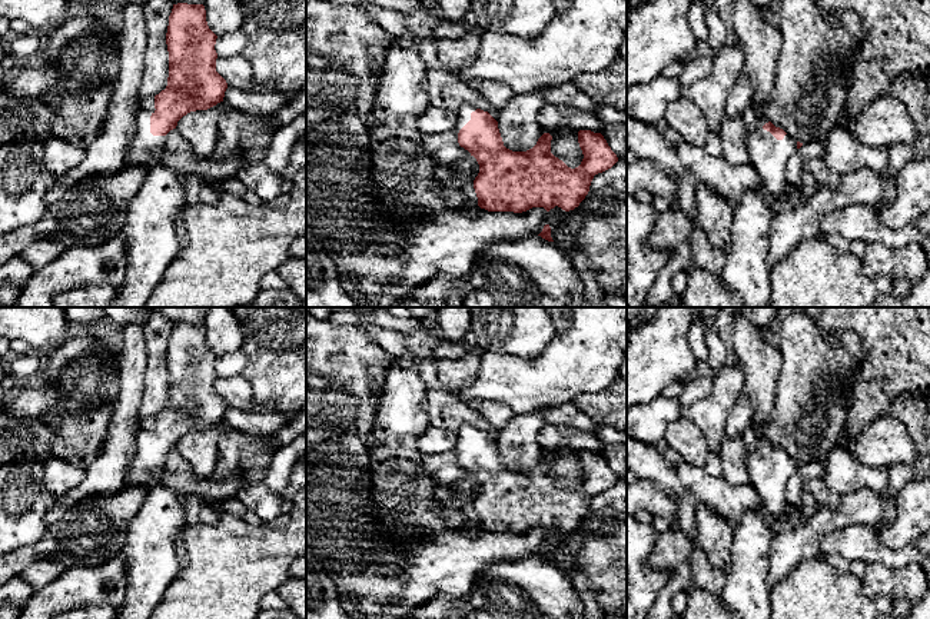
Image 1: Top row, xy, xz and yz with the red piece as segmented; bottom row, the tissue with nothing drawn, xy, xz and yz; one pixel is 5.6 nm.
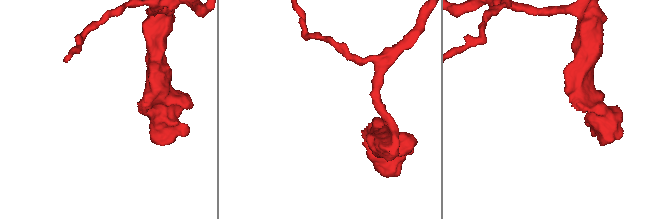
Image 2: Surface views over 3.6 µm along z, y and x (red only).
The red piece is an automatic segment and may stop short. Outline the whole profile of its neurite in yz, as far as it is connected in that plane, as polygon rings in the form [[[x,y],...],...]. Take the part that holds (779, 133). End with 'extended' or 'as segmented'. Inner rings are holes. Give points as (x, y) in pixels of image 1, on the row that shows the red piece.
[[[753,106],[741,113],[741,119],[747,127],[750,164],[757,170],[761,186],[755,190],[747,190],[734,210],[731,246],[725,253],[721,279],[727,289],[741,297],[744,307],[763,307],[771,296],[771,269],[767,266],[770,226],[775,217],[771,204],[784,194],[788,186],[787,162],[803,143],[775,127],[767,117],[760,119]]]; extended

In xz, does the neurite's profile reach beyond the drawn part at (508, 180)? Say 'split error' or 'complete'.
split error

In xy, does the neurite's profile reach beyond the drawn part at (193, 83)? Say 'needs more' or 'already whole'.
needs more

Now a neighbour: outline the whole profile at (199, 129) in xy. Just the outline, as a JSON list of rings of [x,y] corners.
[[[223,100],[207,110],[190,112],[177,122],[176,130],[197,157],[212,157],[217,144],[217,123],[226,106]]]

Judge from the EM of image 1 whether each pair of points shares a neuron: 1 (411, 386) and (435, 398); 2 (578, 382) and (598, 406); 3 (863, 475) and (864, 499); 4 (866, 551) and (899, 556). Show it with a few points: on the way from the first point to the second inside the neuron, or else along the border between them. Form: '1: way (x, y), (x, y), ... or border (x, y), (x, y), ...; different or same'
1: border (427, 388), (429, 425); different
2: border (611, 383), (601, 390), (581, 393), (573, 400); different
3: border (842, 495), (873, 489), (882, 498), (883, 516); different
4: way (874, 552), (890, 556); same

